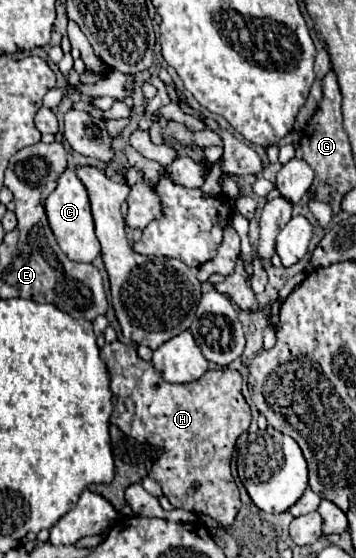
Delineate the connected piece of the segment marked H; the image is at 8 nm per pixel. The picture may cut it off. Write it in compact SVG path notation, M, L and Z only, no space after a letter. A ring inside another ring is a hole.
M120 341L104 345L100 349L100 357L110 373L110 391L114 405L110 423L118 425L126 435L138 439L140 443L150 441L150 445L162 449L162 455L152 465L152 477L160 483L168 501L178 509L208 515L220 527L230 527L240 509L240 495L230 469L232 453L236 439L250 427L250 407L242 395L242 375L236 369L220 367L208 369L200 379L196 379L196 383L172 385L160 379L154 365L140 359L134 347Z

